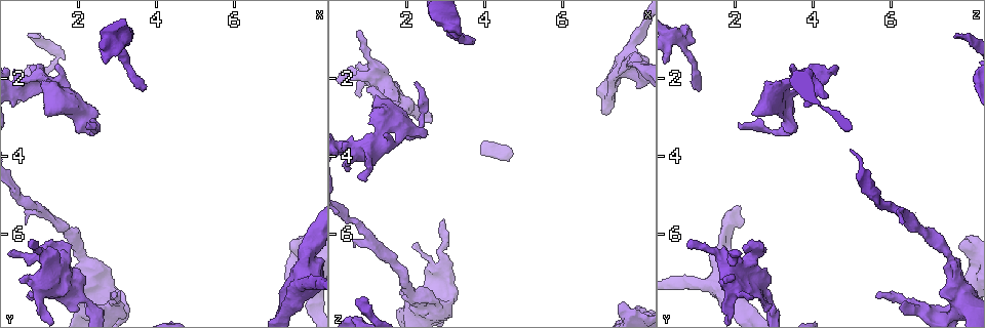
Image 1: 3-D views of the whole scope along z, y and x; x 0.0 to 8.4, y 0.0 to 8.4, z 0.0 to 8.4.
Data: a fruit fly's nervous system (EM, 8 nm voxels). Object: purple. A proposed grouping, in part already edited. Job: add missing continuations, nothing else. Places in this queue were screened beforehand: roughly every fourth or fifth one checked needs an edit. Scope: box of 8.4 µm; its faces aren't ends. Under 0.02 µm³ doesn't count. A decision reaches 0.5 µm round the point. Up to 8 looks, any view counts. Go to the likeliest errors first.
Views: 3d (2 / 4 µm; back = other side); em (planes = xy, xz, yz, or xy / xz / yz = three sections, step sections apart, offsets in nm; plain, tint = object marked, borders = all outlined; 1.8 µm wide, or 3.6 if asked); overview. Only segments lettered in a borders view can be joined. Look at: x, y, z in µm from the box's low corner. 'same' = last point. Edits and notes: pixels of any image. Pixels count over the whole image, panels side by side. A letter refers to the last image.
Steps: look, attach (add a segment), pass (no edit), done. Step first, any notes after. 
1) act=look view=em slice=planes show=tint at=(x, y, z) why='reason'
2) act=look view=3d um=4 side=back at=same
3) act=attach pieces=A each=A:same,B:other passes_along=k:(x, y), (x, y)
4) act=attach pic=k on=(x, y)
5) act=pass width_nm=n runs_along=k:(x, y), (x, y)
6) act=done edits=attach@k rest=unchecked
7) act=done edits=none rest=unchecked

act=look view=em slice=yz step=16 show=borders at=(0.85, 0.95, 7.55) why='tapers out'

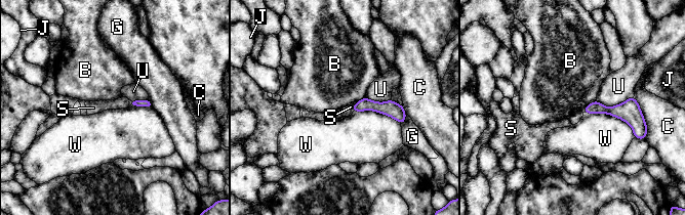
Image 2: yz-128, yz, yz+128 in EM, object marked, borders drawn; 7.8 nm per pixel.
act=look view=em slice=planes show=borders at=same why='another direction'

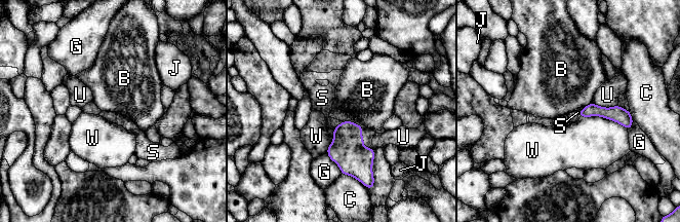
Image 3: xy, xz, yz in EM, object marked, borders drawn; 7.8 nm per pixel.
act=attach pieces=S longest_contact=W:400nm each=B:other,C:other,G:other,J:other,S:same,U:other,W:other found='the cell continues'

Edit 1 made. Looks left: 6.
act=look view=3d um=2 at=(3.75, 2.25, 1.10) why='free end'

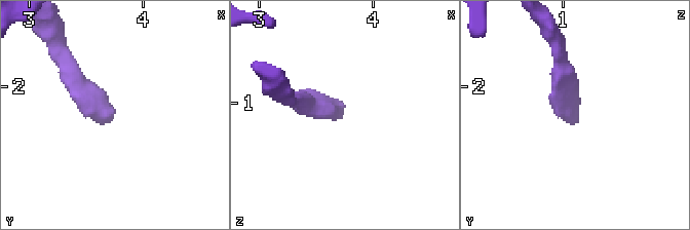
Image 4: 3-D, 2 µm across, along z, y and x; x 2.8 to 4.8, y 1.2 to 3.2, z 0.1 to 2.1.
act=look view=em slice=xz step=8 show=tint at=(3.70, 2.30, 1.14)

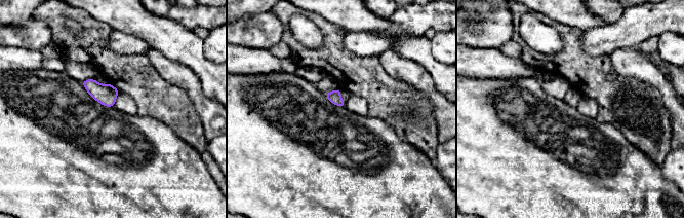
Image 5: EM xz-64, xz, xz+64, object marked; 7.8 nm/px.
act=look view=em slice=planes show=borders at=same

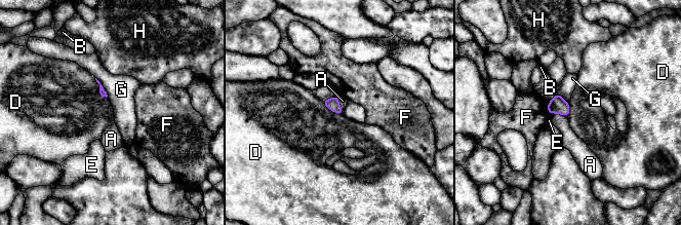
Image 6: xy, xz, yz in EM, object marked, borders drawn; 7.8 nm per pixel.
act=pass each=A:other,B:other,D:other,E:other,F:other,G:other,H:other border=6:(94, 78), (98, 92), (106, 98) found='no lettered segment goes on from it'

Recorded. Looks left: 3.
act=look view=em um=3.6 slice=yz step=8 show=plain at=(0.75, 6.20, 0.80) why='free end'

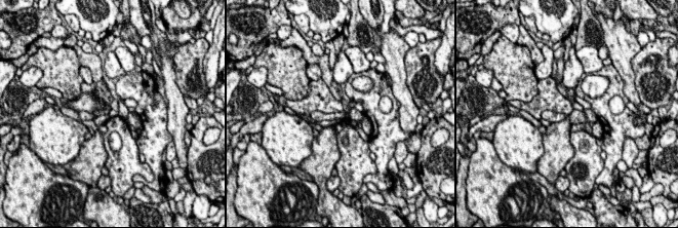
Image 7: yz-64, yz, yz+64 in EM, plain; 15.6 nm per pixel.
act=look view=em um=3.6 slice=yz step=8 show=borders at=same why='what lies round it'

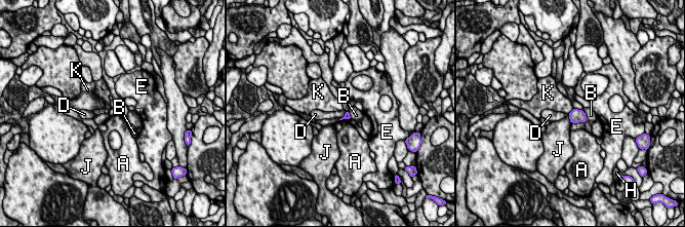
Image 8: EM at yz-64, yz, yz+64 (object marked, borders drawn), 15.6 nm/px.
act=pass each=A:other,B:other,D:other,E:other,H:other,J:other,K:other border=8:(346, 111), (339, 119) found='none of them fits'

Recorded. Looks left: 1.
act=done edits=attach@3 rest=unchecked

